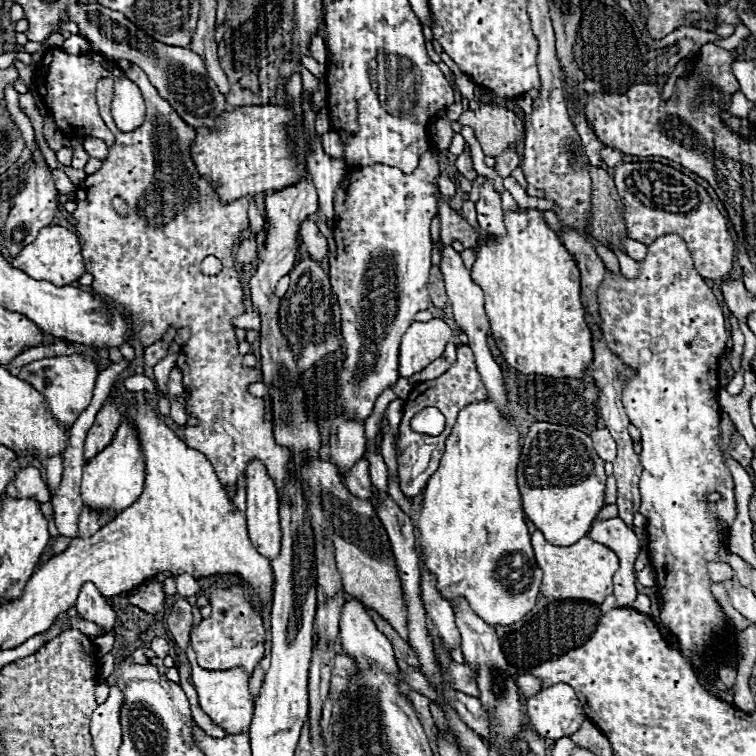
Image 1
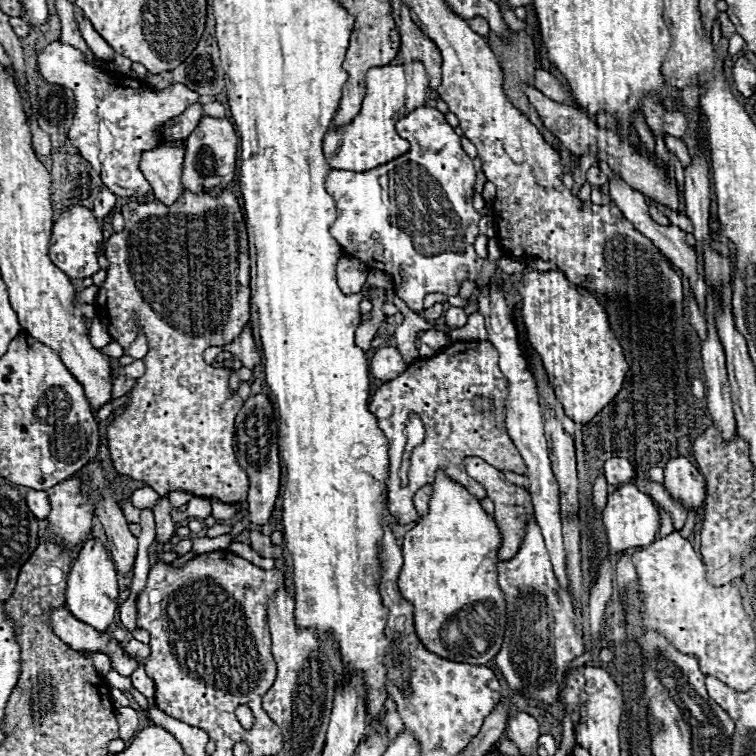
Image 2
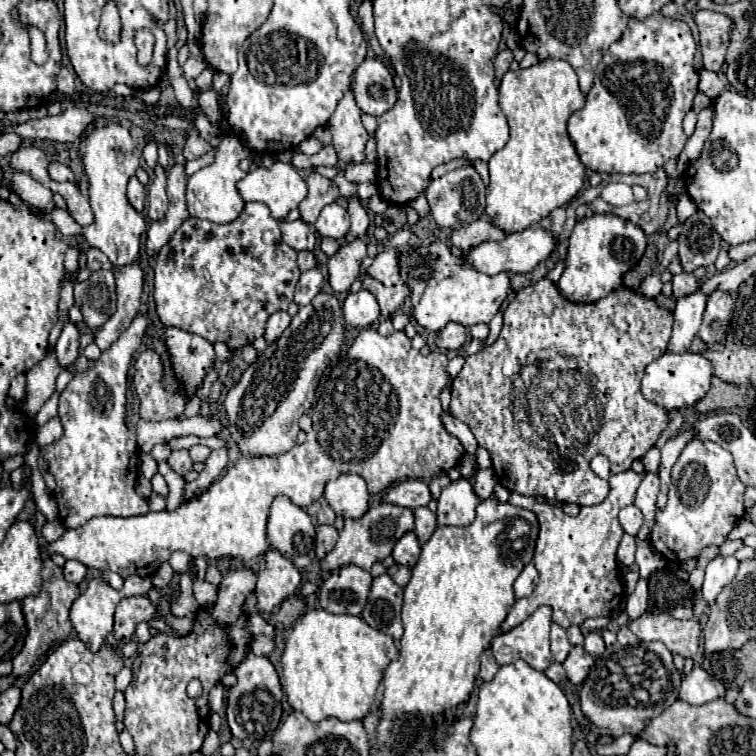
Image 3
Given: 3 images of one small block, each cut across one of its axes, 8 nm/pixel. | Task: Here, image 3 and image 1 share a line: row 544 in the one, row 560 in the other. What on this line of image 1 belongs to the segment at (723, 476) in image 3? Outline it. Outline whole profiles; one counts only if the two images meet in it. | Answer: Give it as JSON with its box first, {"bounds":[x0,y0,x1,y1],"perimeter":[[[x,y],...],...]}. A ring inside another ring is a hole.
{"bounds":[596,234,736,654],"perimeter":[[[678,234],[660,236],[648,246],[646,258],[640,260],[638,278],[628,280],[622,276],[622,272],[614,276],[606,268],[606,276],[596,294],[600,304],[600,318],[604,322],[604,340],[612,354],[634,370],[634,376],[624,380],[622,404],[630,422],[642,434],[640,512],[646,516],[650,538],[648,548],[652,554],[652,564],[656,568],[658,588],[664,600],[660,618],[664,626],[678,638],[682,650],[696,650],[698,654],[702,654],[704,648],[714,638],[718,638],[718,634],[724,632],[726,626],[726,616],[710,592],[712,582],[704,566],[710,560],[720,560],[718,550],[724,548],[724,542],[720,540],[720,520],[730,528],[736,518],[733,477],[718,450],[718,358],[726,348],[730,330],[712,288],[694,268],[694,258],[688,250],[688,244]],[[714,490],[722,494],[722,501],[708,504],[705,496]]]}

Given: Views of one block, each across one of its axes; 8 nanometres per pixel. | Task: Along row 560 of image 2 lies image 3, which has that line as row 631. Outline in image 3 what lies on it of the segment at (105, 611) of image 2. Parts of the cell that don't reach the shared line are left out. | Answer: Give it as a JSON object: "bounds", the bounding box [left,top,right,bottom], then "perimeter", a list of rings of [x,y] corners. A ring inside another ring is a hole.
{"bounds":[70,578,122,652],"perimeter":[[[102,578],[90,580],[86,592],[74,600],[70,622],[90,652],[98,652],[106,642],[106,636],[112,632],[114,610],[120,600],[122,594]]]}

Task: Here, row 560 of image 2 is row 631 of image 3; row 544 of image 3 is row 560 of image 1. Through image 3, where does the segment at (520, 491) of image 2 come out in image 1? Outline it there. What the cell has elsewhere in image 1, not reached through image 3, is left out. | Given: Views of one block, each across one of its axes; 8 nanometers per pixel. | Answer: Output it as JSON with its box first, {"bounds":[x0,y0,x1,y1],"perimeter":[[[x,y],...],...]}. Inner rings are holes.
{"bounds":[532,532,618,602],"perimeter":[[[542,532],[532,534],[532,548],[536,556],[538,568],[544,572],[540,592],[546,598],[584,598],[590,602],[604,602],[608,594],[612,594],[612,576],[618,568],[616,554],[596,540],[584,536],[572,546],[554,546],[544,540]]]}

